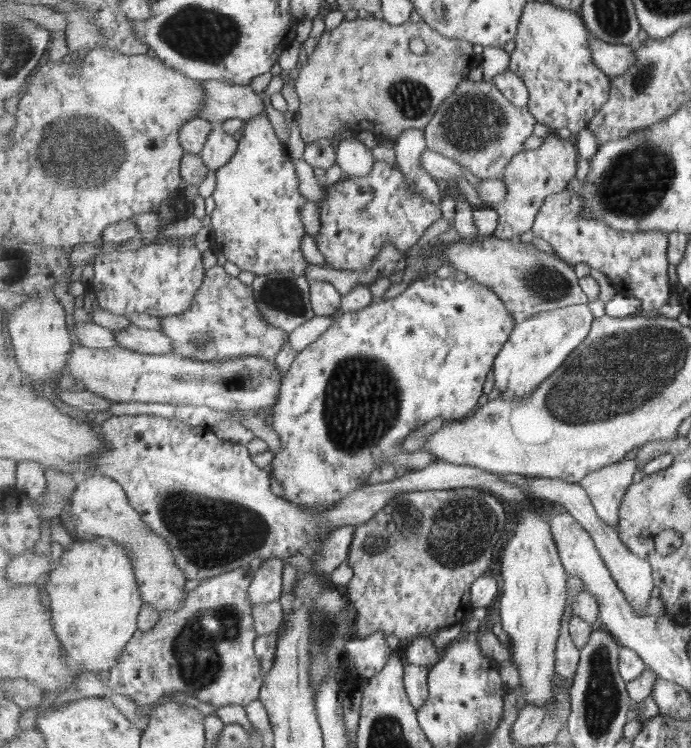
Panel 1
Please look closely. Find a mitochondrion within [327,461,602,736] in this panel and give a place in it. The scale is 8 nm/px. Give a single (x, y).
(477, 524)

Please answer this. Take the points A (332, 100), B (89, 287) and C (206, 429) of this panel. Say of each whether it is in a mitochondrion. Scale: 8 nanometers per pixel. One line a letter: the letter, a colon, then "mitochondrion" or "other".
A: other
B: other
C: other

